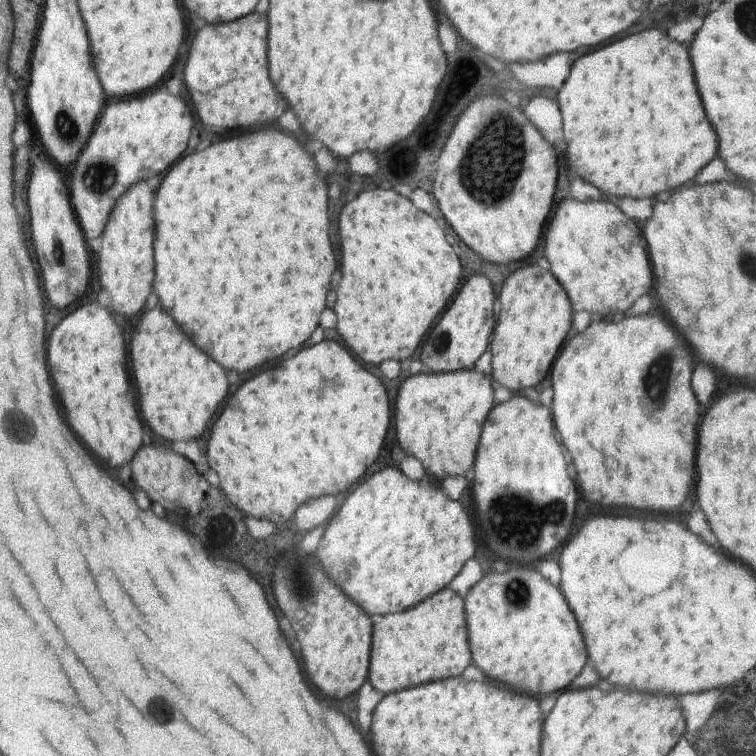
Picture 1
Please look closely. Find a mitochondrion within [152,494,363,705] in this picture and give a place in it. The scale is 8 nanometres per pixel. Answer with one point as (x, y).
(307, 586)

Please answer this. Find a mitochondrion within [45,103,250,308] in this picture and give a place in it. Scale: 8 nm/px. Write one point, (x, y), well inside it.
(100, 178)

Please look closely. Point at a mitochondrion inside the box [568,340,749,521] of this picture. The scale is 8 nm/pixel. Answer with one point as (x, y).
(655, 391)

